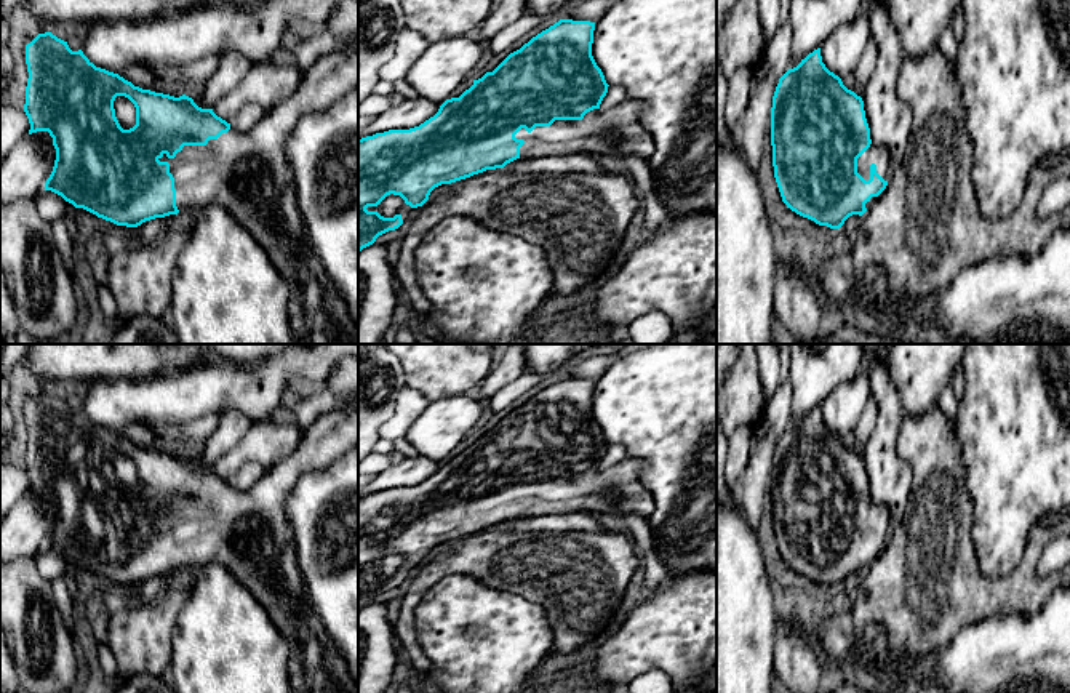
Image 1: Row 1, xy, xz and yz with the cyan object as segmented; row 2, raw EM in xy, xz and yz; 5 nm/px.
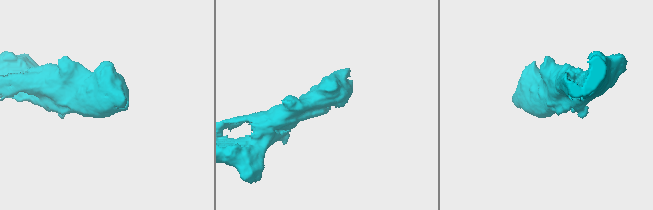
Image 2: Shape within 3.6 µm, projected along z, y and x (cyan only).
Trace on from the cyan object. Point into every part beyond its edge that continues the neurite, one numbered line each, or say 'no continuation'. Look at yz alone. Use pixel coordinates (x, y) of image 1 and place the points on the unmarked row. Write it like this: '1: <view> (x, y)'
1: yz (877, 512)

